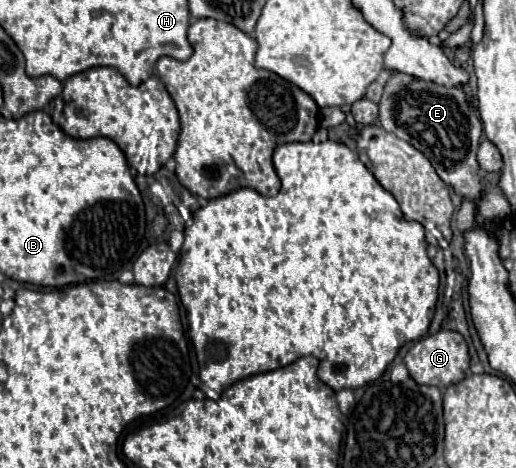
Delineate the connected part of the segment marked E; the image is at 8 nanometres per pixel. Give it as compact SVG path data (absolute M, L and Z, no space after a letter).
M393 72L385 86L383 98L379 102L379 120L387 132L413 144L421 150L431 166L437 170L445 184L451 184L459 198L479 200L483 192L483 182L477 176L477 148L479 136L483 132L481 120L473 114L467 104L463 88L443 88L425 82L425 88L411 88L413 76Z

